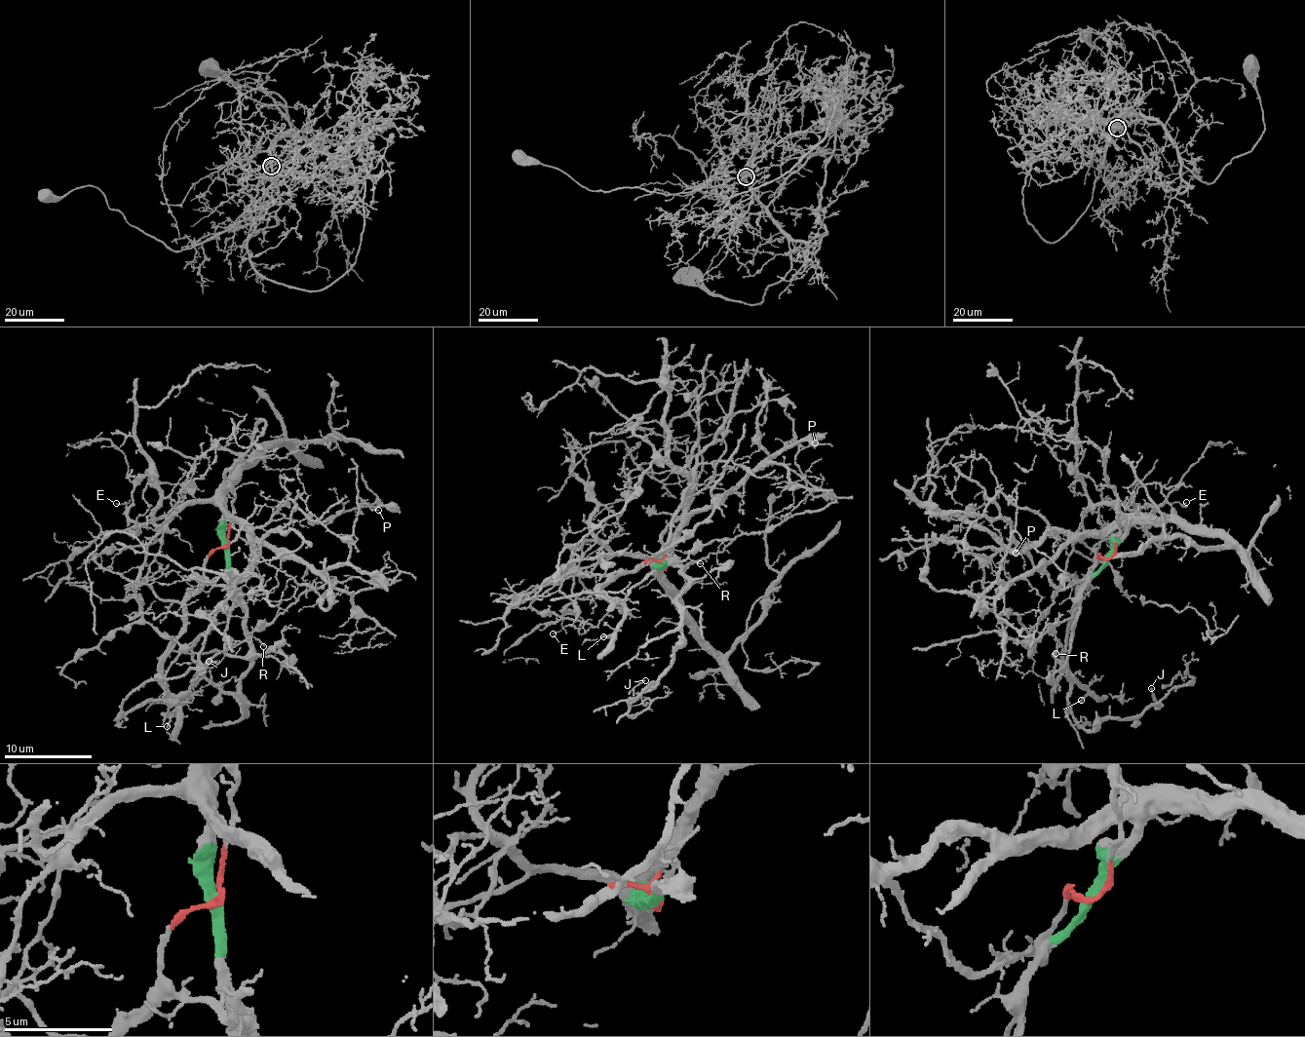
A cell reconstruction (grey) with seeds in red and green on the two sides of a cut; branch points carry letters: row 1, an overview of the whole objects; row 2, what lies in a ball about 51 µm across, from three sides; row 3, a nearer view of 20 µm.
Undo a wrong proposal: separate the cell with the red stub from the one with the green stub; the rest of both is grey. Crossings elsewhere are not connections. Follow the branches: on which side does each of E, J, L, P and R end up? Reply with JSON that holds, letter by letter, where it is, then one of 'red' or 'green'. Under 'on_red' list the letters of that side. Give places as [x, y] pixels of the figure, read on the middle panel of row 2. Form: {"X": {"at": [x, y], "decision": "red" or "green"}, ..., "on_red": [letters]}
{"E": {"at": [553, 633], "decision": "green"}, "J": {"at": [645, 680], "decision": "green"}, "L": {"at": [603, 636], "decision": "red"}, "P": {"at": [815, 442], "decision": "green"}, "R": {"at": [700, 563], "decision": "red"}, "on_red": ["L", "R"]}

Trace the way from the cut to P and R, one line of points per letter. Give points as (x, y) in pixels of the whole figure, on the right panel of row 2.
P: (1107, 558), (1123, 527), (1070, 541), (1055, 557), (1008, 583), (997, 578), (1015, 532), (1023, 544), (1015, 553)
R: (1107, 558), (1098, 556), (1092, 578), (1081, 585), (1067, 629), (1063, 668), (1063, 648), (1056, 639), (1056, 654)

